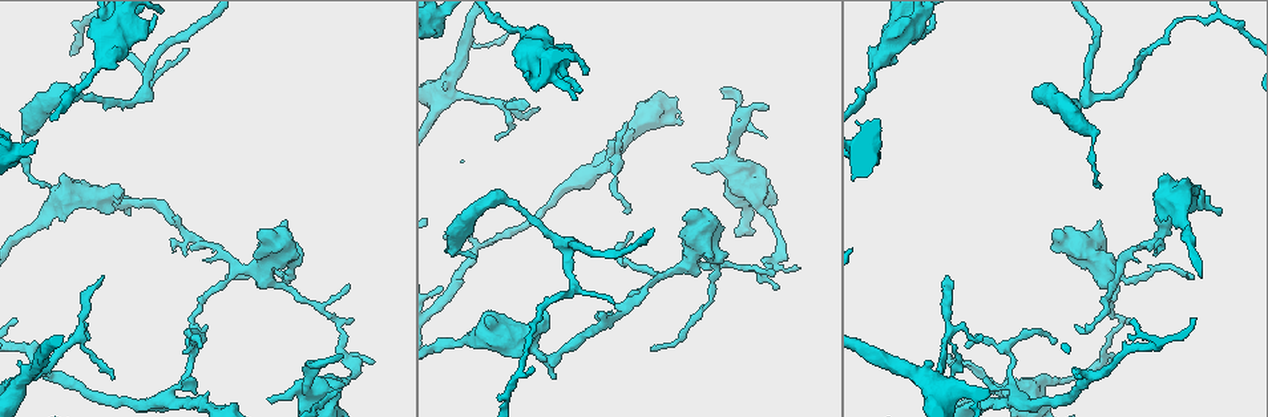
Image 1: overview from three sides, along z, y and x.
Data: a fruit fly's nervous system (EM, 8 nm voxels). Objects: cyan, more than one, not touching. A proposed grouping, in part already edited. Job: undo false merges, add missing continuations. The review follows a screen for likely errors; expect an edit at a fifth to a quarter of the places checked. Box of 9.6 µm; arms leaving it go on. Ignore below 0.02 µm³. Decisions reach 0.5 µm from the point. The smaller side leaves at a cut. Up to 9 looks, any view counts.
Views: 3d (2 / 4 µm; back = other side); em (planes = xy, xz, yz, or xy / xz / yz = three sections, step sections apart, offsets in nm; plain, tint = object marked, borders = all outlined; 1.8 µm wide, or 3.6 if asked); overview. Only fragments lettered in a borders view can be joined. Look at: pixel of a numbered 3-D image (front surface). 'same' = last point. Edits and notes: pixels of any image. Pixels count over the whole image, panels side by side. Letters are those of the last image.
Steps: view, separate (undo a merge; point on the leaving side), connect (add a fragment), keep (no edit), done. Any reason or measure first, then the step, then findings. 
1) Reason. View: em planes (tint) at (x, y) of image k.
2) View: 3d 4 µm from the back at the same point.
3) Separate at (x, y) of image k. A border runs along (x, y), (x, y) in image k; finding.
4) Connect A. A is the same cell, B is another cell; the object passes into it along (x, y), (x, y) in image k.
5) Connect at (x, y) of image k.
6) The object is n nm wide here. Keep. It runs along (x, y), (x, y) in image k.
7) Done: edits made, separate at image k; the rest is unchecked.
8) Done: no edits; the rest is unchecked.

Branch stops here. View: 3d 2 µm at (1100, 223) of image 1.

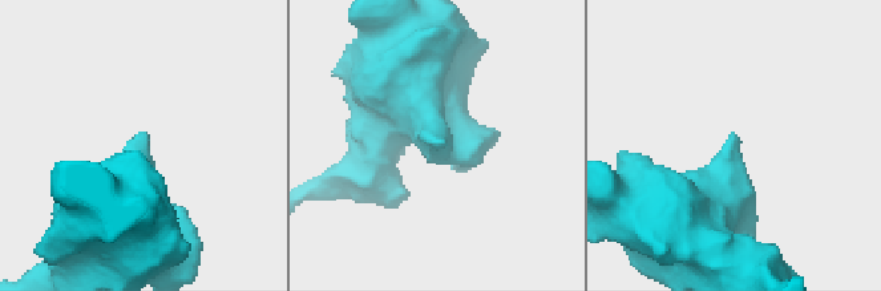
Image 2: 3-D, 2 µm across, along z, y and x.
Need the tissue. View: em yz step 16 (plain) at (149, 137) of image 2.

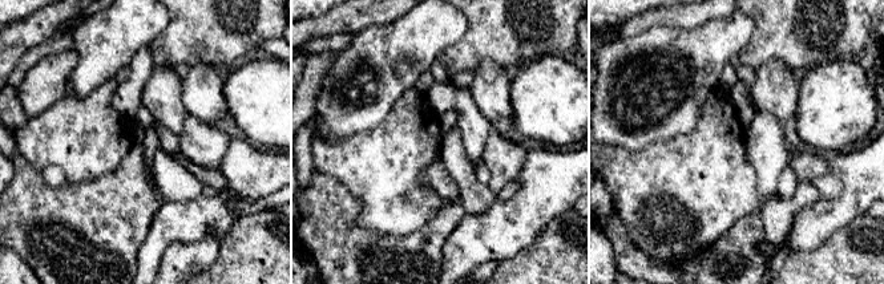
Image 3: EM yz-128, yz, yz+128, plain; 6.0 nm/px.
What lies round it. View: em yz step 16 (borders) at the same point.

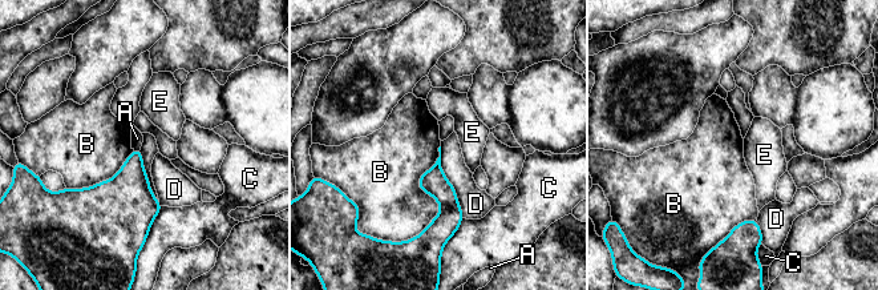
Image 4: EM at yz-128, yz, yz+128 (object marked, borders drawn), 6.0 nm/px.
Keep. A, B, C, D and E are other cells; a border runs along (440, 145), (416, 236) in image 4; none of them fits.

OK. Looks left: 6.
Sharp bend. View: 3d 4 µm at (753, 188) of image 1.

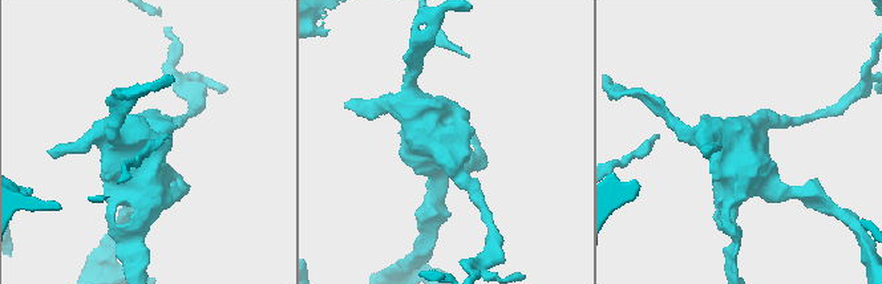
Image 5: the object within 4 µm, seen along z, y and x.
View: em 3.6 µm planes (borders) at (449, 144) of image 5.

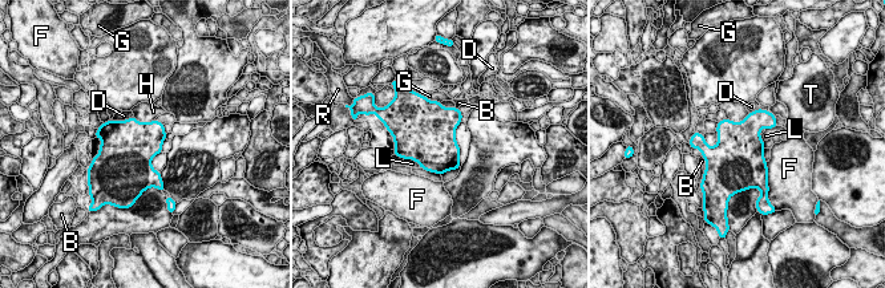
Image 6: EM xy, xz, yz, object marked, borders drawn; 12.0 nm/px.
The object is 600 nm wide here. Keep. B, D, F, G, H, L, R and T are other cells; one neuron here.

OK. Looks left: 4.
Thin end. View: em xz step 4 (borders) at (101, 275) of image 1.

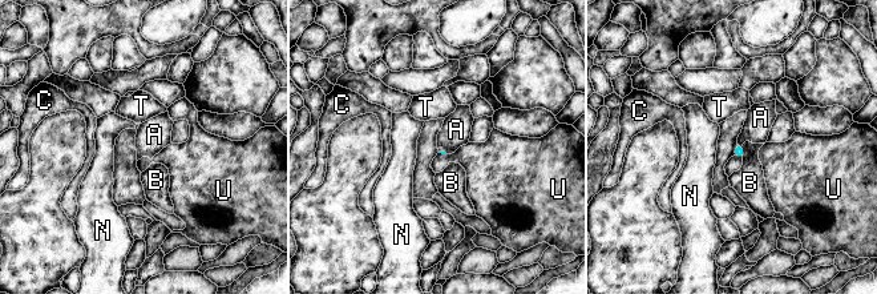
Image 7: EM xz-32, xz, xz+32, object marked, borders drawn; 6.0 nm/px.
View: em yz step 4 (borders) at the same point.

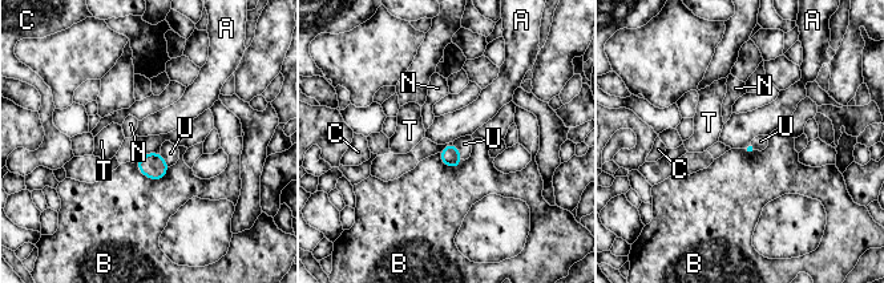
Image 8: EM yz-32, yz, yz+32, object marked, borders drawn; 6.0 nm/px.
Connect U. U is the same cell, A, B, C, N and T are other cells; the object passes into it along (449, 156), (459, 150), (464, 144) in image 8; the neuron continues.

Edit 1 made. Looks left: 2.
Calibre changes. View: em yz step 16 (tint) at (1199, 206) of image 1.

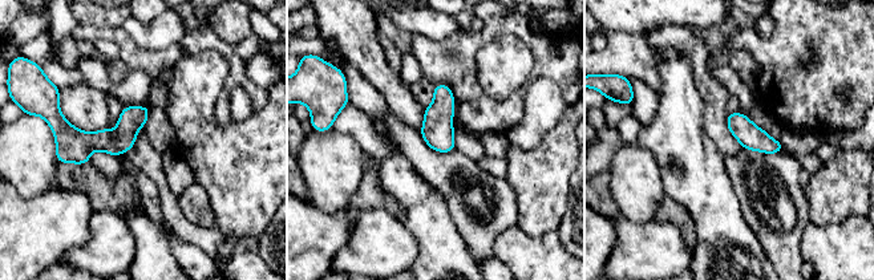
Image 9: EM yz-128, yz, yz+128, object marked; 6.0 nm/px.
View: em planes (borders) at the same point.

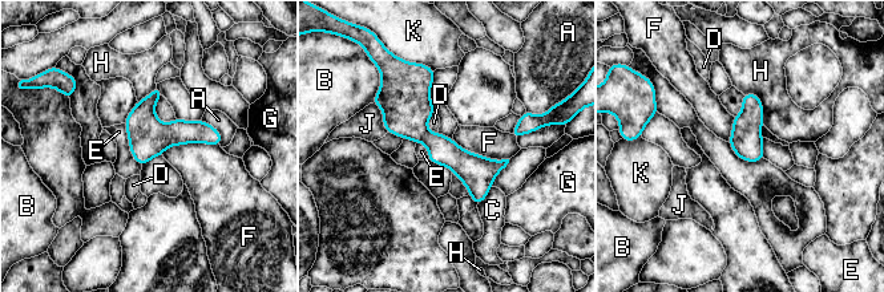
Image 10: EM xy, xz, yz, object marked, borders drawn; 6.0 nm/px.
The object is 180 nm wide here. Keep. A, B, C, D, E, F, G, H, J and K are other cells; a border runs along (220, 145), (178, 144), (161, 154) in image 10; one neuron here.

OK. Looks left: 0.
Done: edits made, connect at image 8; the rest is unchecked.

